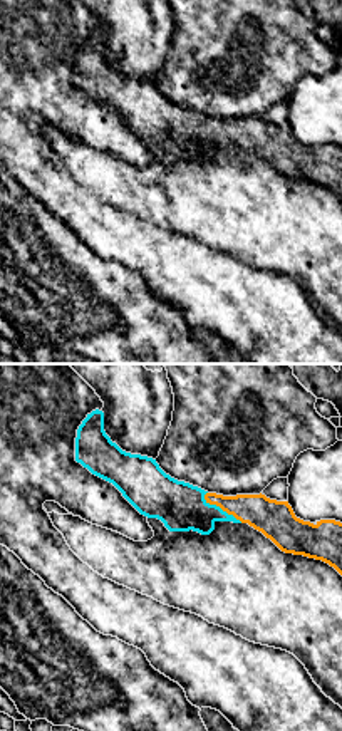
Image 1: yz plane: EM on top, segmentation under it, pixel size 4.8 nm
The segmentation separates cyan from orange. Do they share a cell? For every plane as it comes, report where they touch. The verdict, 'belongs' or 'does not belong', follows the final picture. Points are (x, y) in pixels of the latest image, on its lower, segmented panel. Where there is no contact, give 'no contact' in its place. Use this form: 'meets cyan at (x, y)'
meets cyan at (220, 508)

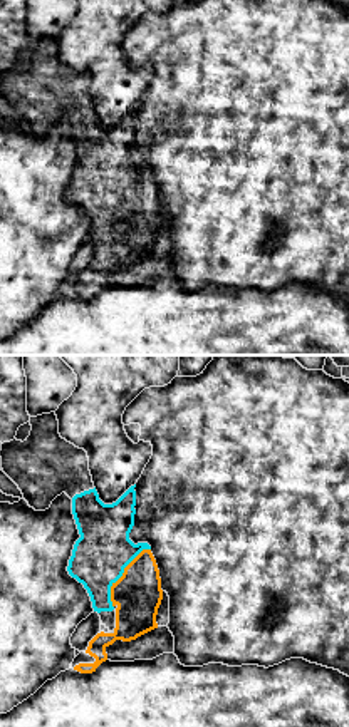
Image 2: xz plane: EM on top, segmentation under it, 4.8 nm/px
meets cyan at (121, 575)

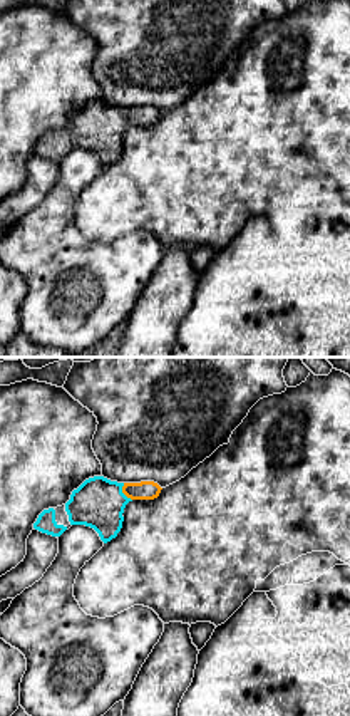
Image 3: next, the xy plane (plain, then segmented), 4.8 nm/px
meets cyan at (121, 492)

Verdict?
belongs

